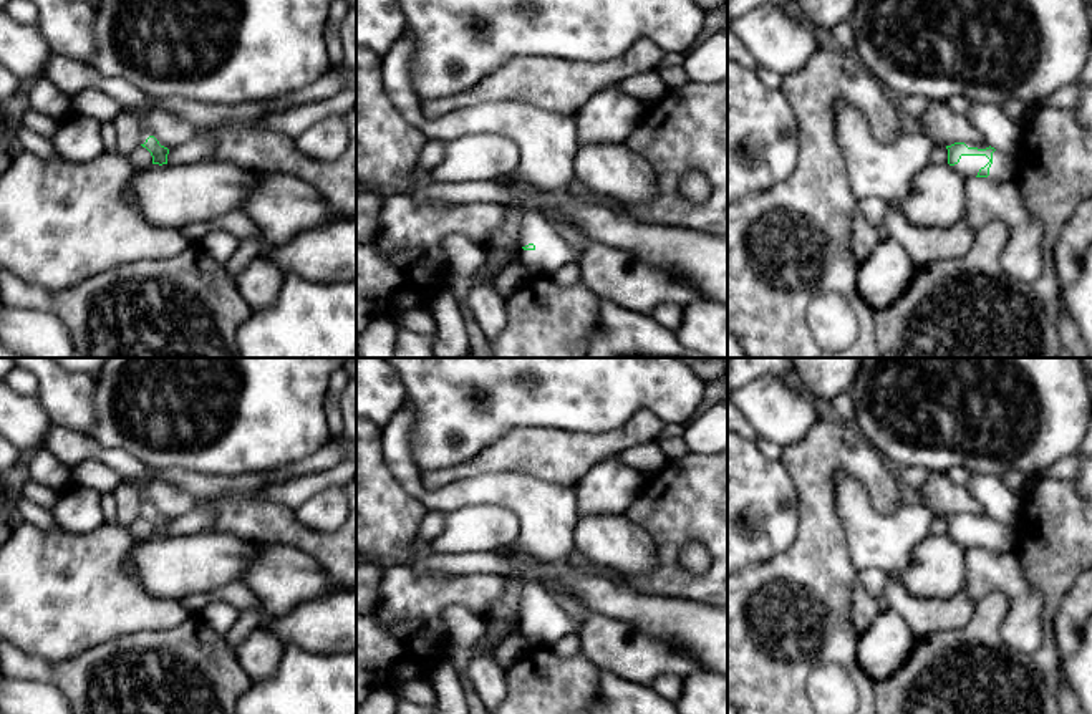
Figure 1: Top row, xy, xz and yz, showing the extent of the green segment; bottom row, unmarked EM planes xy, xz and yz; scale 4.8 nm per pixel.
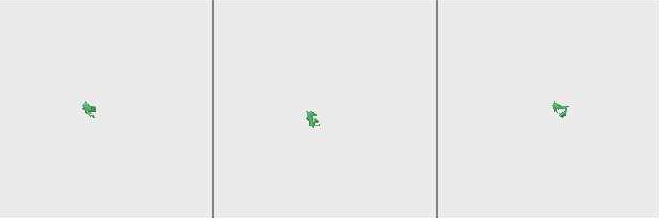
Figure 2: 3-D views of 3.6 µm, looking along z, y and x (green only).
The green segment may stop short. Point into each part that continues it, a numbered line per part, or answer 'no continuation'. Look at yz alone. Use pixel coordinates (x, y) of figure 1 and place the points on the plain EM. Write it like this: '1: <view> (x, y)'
1: yz (968, 537)

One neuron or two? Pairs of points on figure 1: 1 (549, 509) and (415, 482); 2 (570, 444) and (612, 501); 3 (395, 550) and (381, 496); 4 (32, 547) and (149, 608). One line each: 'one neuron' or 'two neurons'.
1: one neuron
2: two neurons
3: one neuron
4: one neuron

